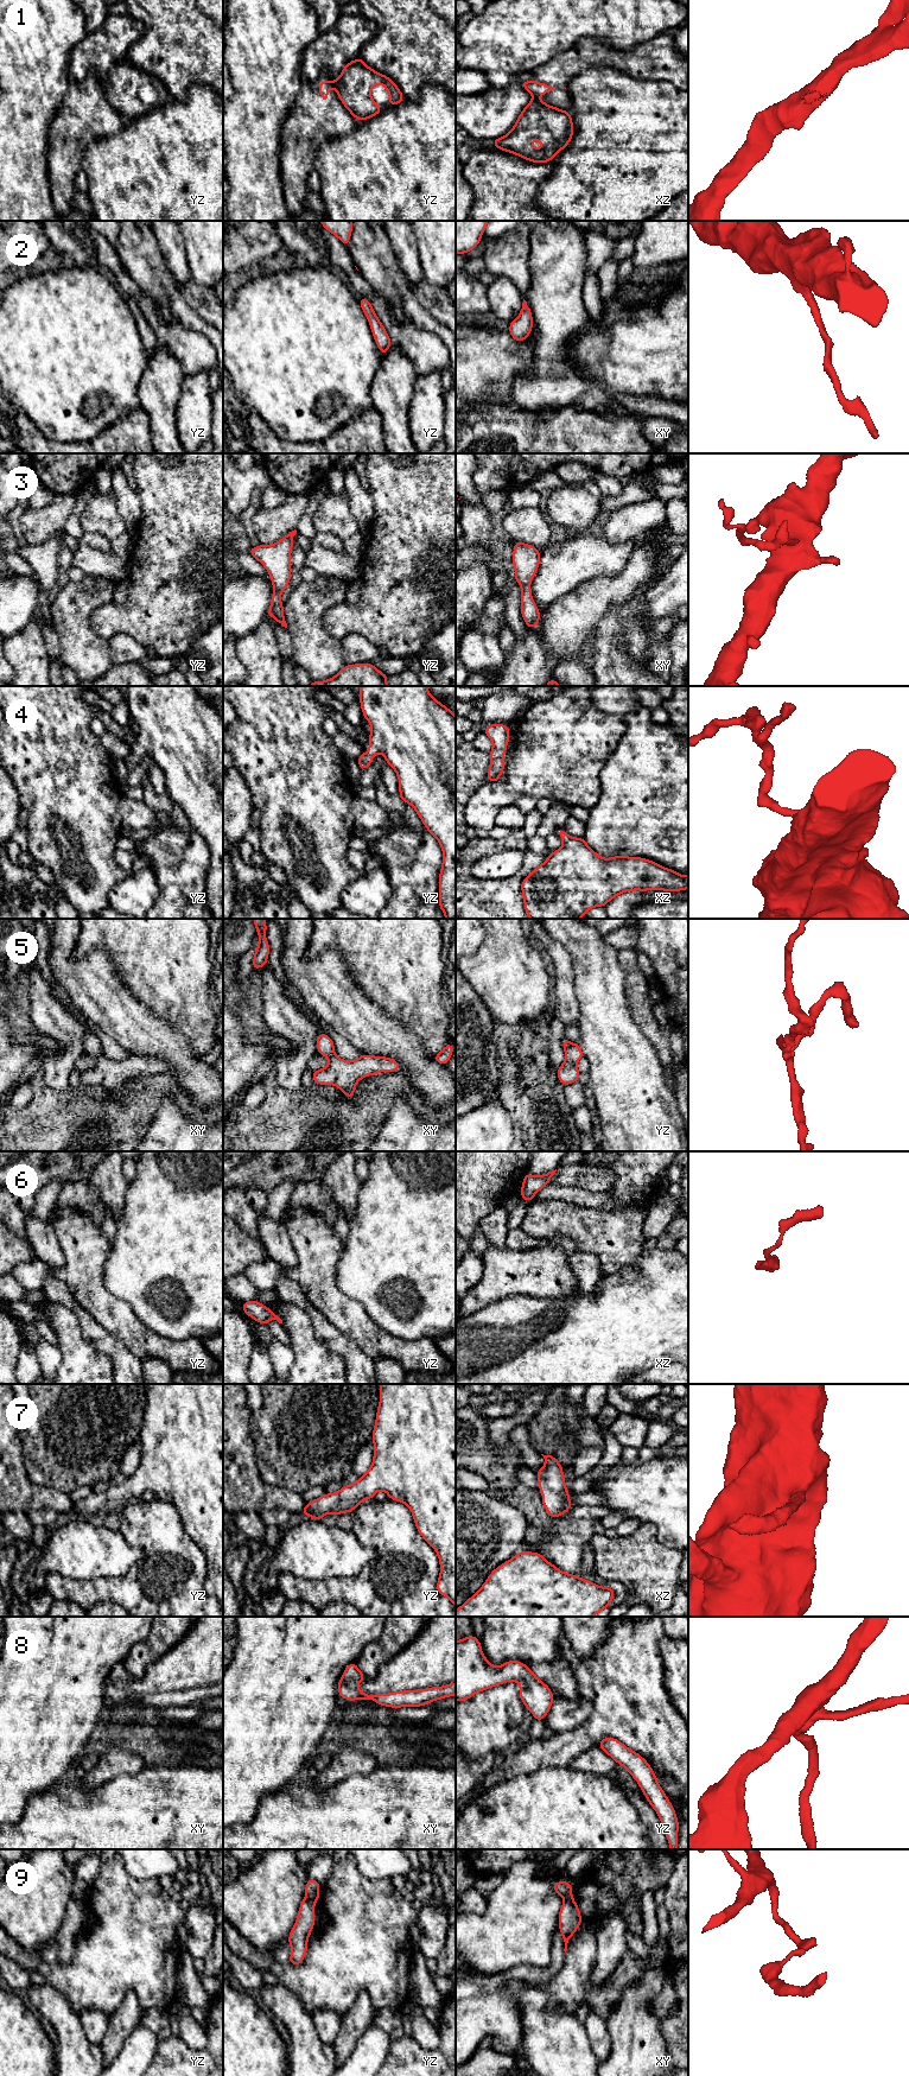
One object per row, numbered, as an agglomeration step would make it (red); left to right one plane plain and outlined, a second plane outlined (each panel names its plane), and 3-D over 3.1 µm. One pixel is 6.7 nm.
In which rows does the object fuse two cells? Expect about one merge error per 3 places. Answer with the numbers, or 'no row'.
1, 9

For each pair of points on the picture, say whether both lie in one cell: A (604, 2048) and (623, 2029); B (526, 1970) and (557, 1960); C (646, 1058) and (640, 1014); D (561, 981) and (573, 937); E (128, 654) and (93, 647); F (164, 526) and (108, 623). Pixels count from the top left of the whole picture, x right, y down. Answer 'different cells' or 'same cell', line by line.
A: different cells
B: same cell
C: different cells
D: different cells
E: different cells
F: same cell

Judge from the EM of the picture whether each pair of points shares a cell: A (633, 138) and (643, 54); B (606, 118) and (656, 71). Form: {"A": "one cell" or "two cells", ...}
{"A": "two cells", "B": "two cells"}

